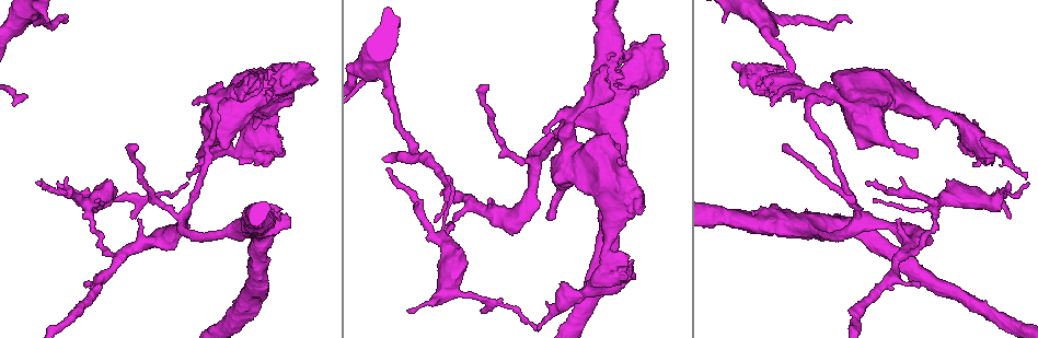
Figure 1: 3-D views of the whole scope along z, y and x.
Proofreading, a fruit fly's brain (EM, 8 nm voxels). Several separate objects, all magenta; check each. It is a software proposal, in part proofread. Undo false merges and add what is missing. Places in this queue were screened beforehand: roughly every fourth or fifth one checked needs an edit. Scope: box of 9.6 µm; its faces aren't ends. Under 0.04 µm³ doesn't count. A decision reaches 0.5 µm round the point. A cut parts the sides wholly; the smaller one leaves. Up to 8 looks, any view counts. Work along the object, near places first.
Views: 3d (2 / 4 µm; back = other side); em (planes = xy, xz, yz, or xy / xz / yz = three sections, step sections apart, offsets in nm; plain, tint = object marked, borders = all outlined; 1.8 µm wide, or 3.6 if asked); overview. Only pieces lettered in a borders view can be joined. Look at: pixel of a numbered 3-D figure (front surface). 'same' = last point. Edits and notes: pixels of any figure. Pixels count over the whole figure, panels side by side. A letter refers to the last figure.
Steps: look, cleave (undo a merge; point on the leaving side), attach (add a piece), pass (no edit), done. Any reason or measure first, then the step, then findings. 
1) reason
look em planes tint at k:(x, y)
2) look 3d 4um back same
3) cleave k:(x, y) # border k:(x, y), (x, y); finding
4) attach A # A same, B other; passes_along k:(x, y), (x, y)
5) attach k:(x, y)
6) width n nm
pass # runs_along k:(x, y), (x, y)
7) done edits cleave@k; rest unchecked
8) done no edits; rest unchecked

look em xy step 8 tint at 1:(724, 23)

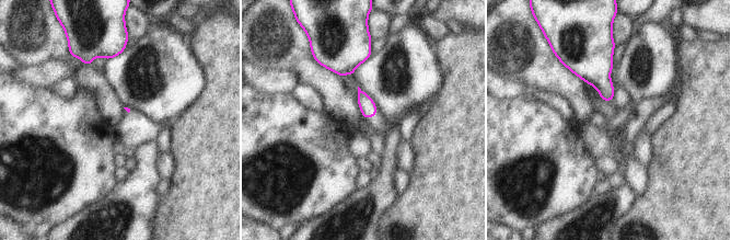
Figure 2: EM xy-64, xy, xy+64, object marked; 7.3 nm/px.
cut it another way
look em planes borders same

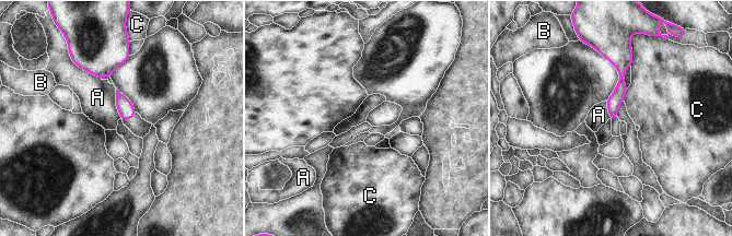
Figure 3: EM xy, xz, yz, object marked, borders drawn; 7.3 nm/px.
pass # A other, B other, C other; runs_along 3:(617, 57), (622, 86), (612, 116); none of them fits

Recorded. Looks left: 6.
look 3d 2um at 1:(198, 157)

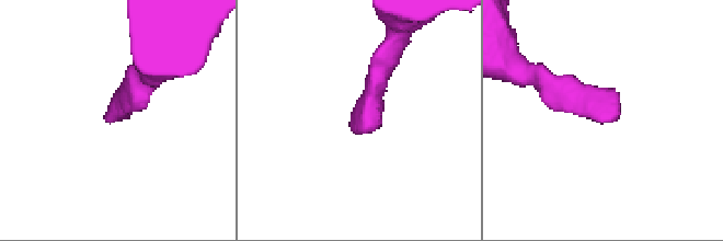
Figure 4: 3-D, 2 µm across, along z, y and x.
look em xy step 16 borders at 4:(111, 116)

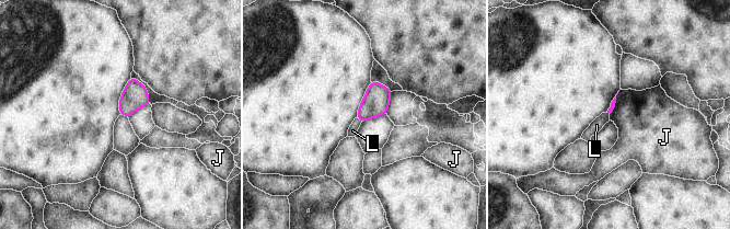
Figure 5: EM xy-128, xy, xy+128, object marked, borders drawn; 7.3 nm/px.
look em planes borders same

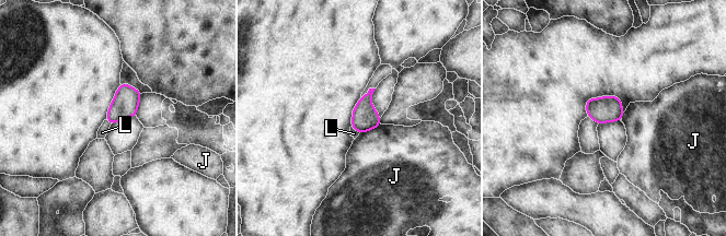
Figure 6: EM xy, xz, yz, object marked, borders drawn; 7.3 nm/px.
pass # J other, L other; border 6:(106, 120), (111, 124); no lettered piece goes on from it

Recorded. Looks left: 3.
sharp bend
look em xy step 4 borders at 1:(862, 210)

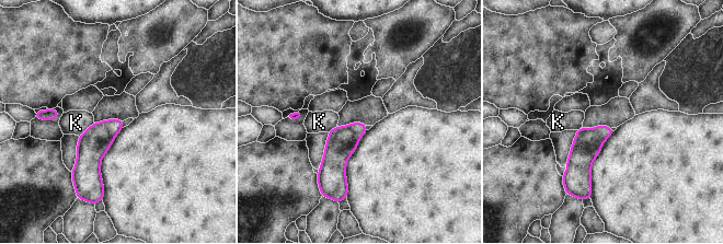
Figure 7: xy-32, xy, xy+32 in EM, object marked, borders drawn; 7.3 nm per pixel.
longest_contact K 160 nm
pass # K other; border 7:(94, 123), (79, 136); continuous, no second neuron

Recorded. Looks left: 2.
done no edits; rest unchecked

